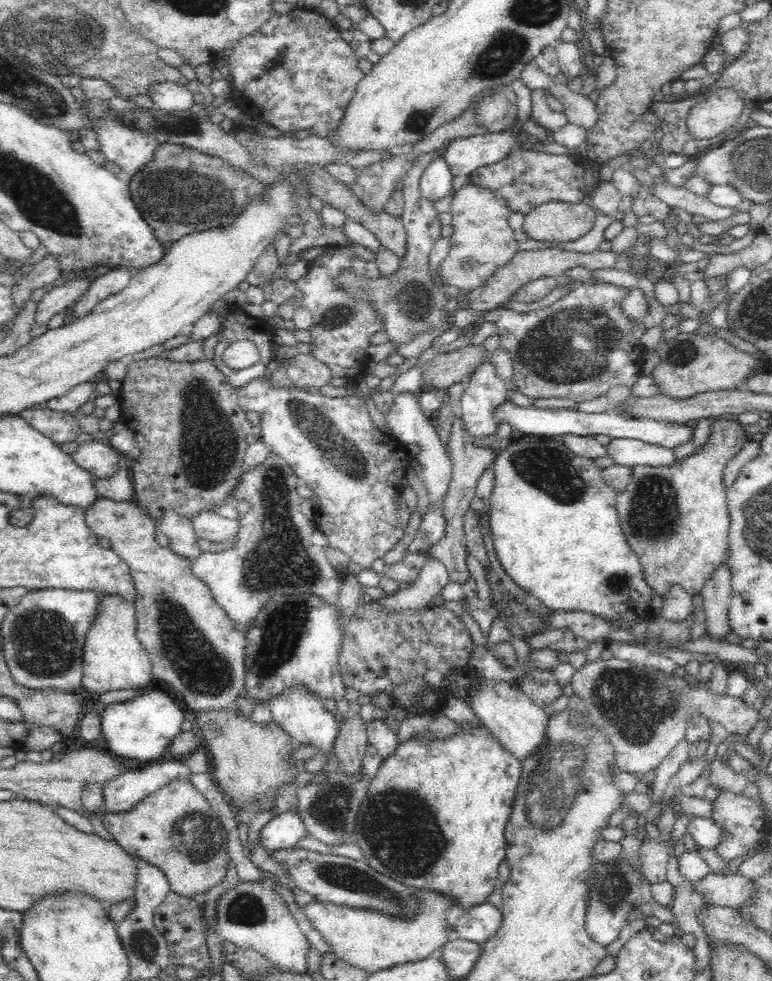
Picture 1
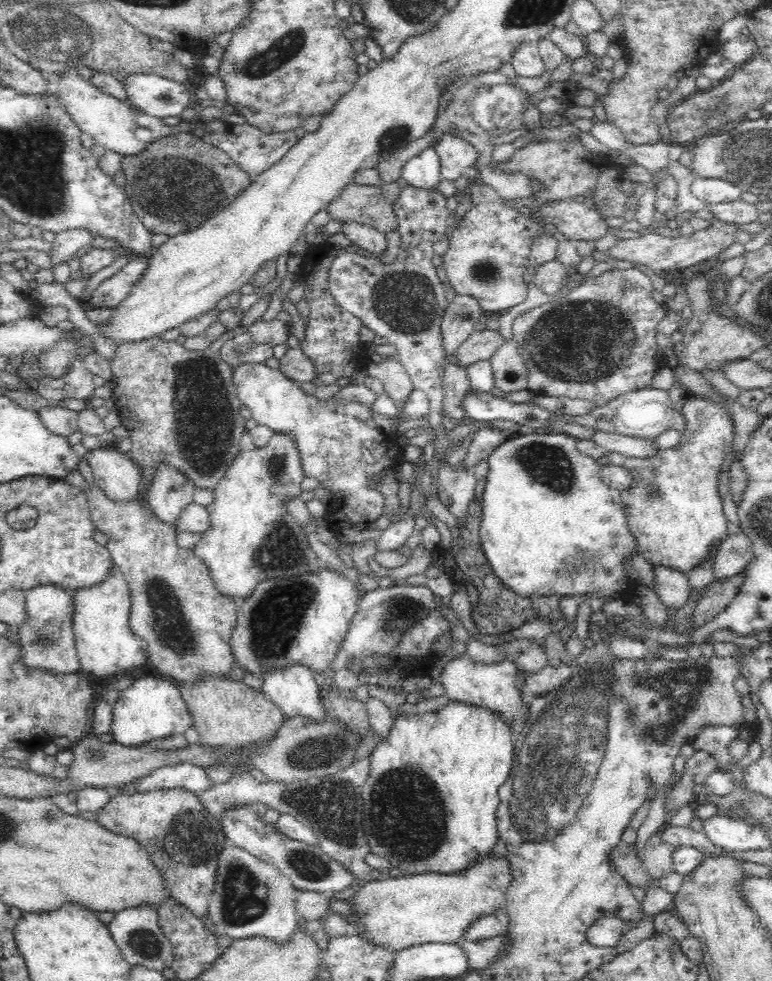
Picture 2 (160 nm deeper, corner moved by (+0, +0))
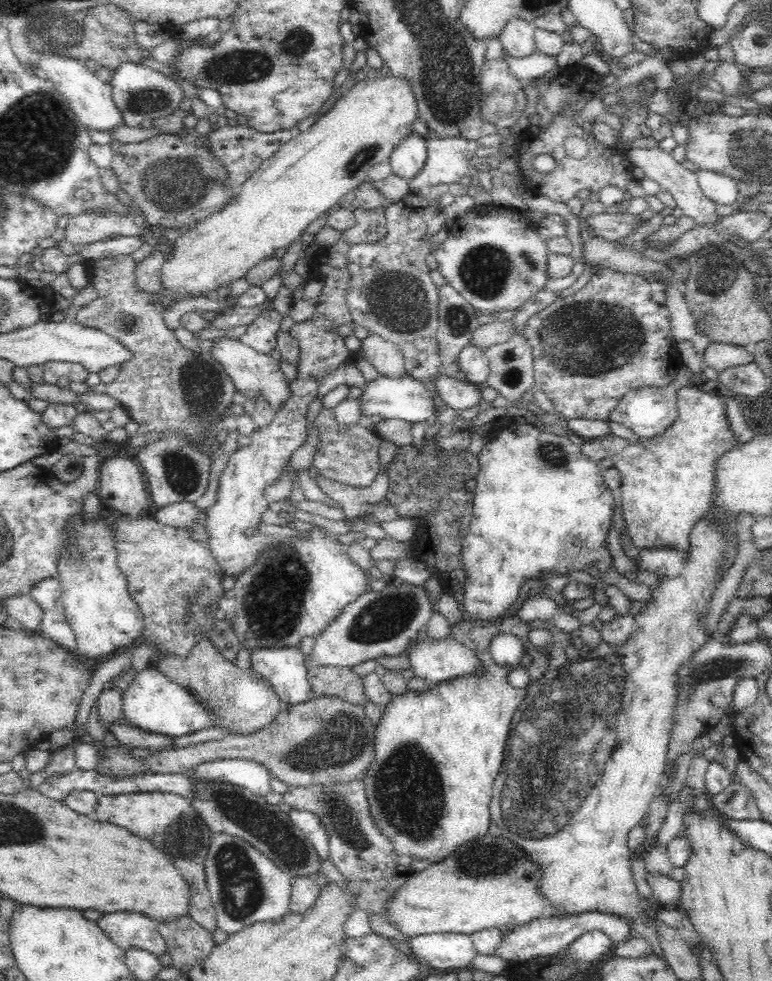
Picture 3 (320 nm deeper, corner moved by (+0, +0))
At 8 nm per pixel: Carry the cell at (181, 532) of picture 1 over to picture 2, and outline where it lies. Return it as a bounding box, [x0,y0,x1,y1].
[144,460,196,527]

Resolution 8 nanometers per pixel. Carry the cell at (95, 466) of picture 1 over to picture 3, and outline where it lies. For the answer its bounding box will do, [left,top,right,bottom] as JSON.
[96,458,150,516]

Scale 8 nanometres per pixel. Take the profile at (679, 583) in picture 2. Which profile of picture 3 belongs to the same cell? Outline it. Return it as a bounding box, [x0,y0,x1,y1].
[633,546,686,578]

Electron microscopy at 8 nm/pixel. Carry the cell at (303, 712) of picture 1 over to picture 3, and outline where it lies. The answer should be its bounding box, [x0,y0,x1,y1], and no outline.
[250,648,315,705]

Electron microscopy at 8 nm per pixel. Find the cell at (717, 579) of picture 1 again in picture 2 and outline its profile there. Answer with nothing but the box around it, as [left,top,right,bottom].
[713,529,753,580]

